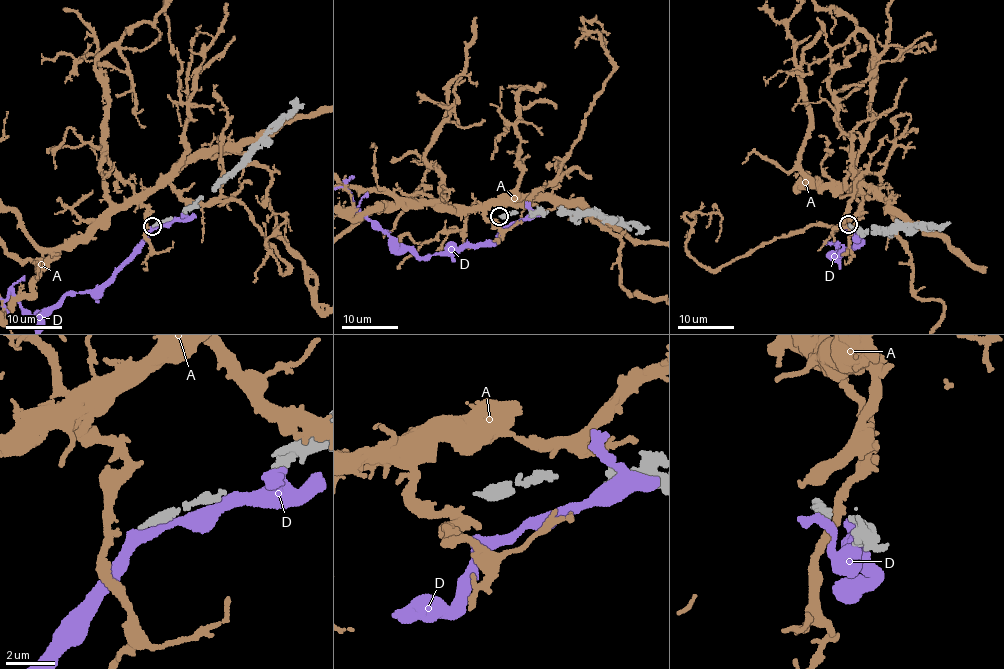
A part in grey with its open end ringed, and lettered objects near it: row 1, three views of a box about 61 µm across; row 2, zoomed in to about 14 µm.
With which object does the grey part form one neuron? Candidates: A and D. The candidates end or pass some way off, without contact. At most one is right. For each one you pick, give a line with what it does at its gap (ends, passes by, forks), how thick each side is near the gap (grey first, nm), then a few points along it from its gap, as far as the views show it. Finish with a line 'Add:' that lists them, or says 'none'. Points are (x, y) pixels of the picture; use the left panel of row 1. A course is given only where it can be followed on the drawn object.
Add: none

